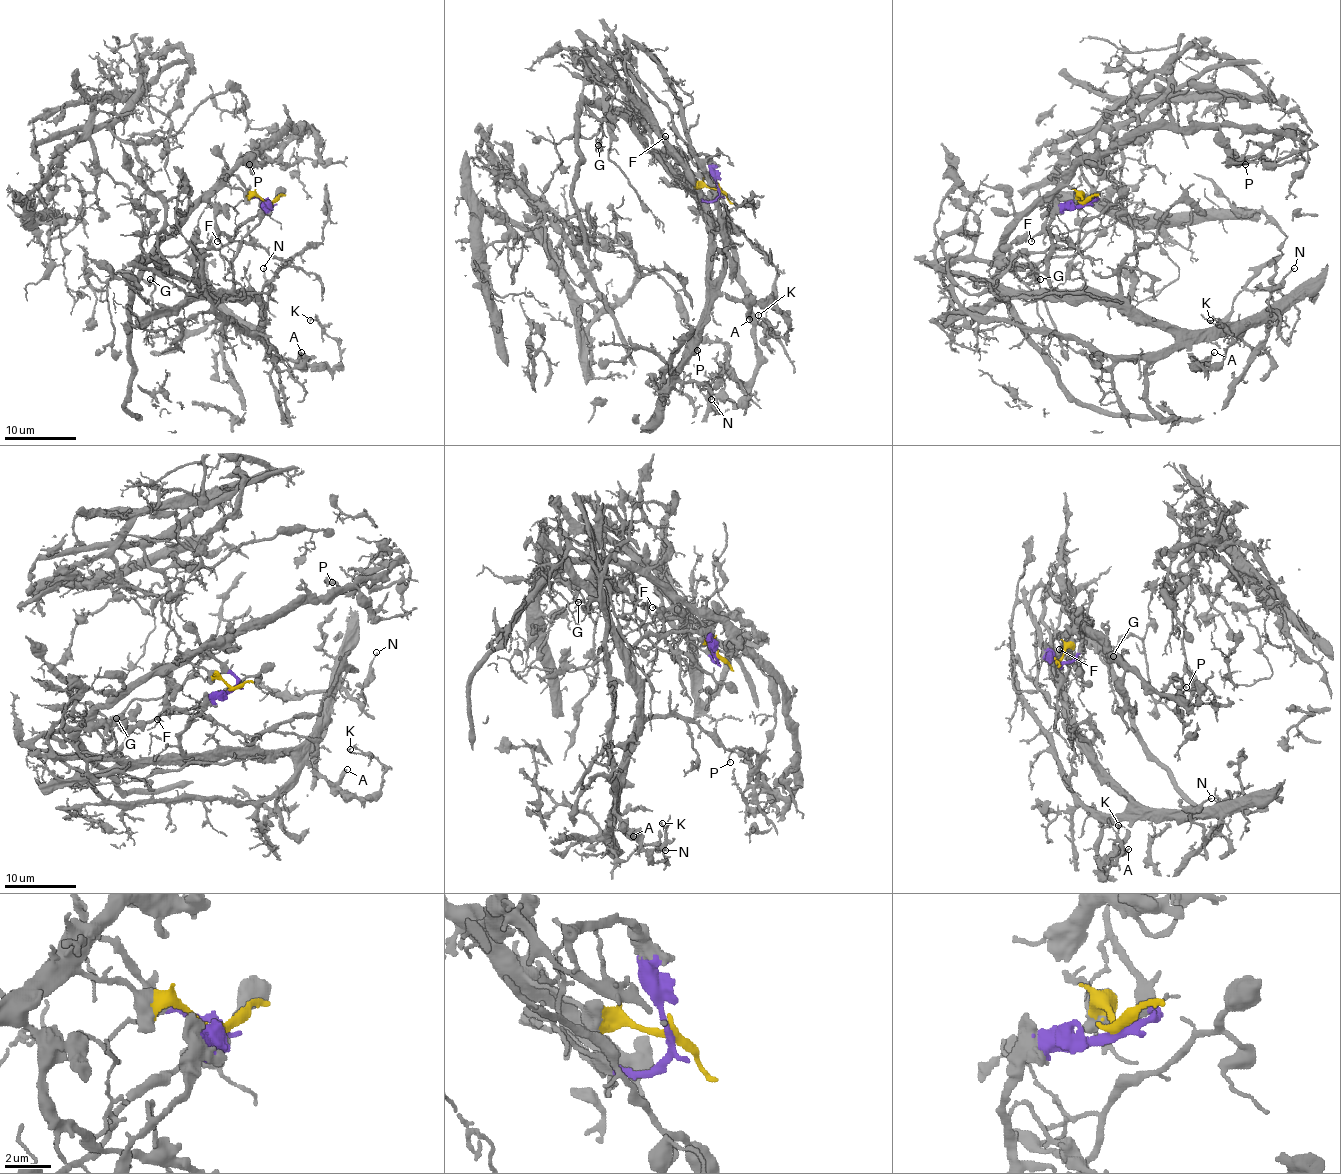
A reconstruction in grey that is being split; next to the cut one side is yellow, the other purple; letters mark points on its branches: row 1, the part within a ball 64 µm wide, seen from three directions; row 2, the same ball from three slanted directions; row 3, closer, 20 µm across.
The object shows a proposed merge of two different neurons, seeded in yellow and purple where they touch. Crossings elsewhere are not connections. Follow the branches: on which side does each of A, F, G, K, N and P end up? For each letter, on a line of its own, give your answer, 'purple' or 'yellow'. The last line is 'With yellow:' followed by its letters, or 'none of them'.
A: purple
F: yellow
G: yellow
K: purple
N: purple
P: yellow
With yellow: F, G, P

